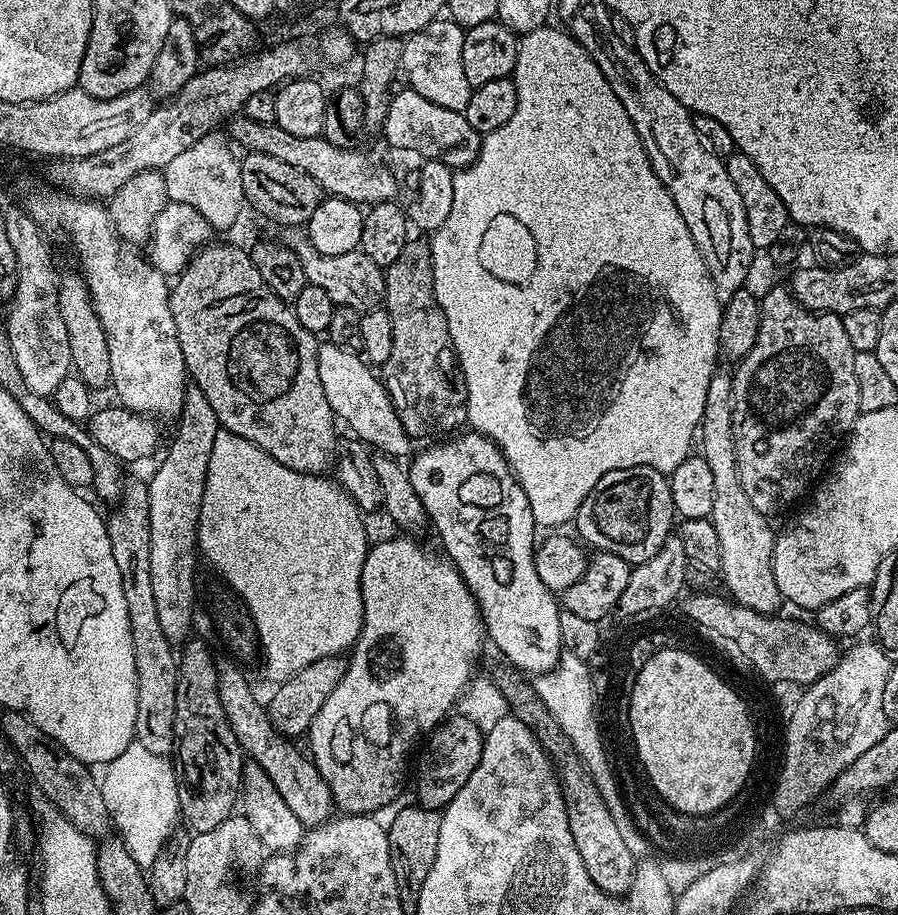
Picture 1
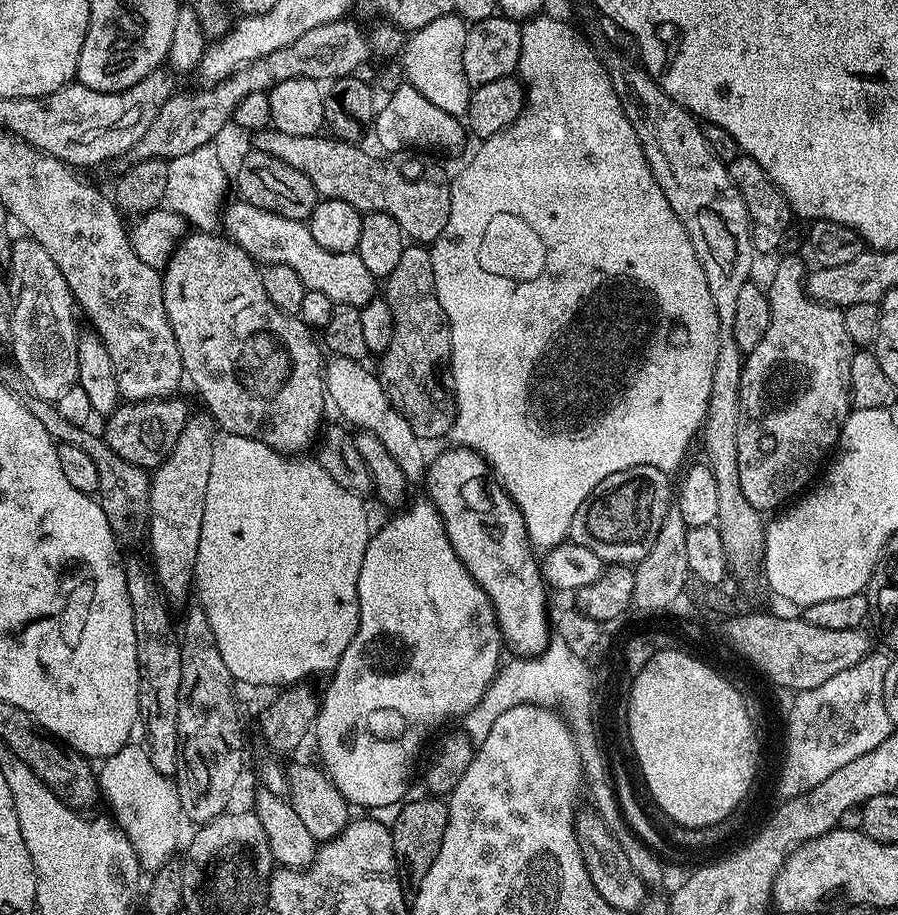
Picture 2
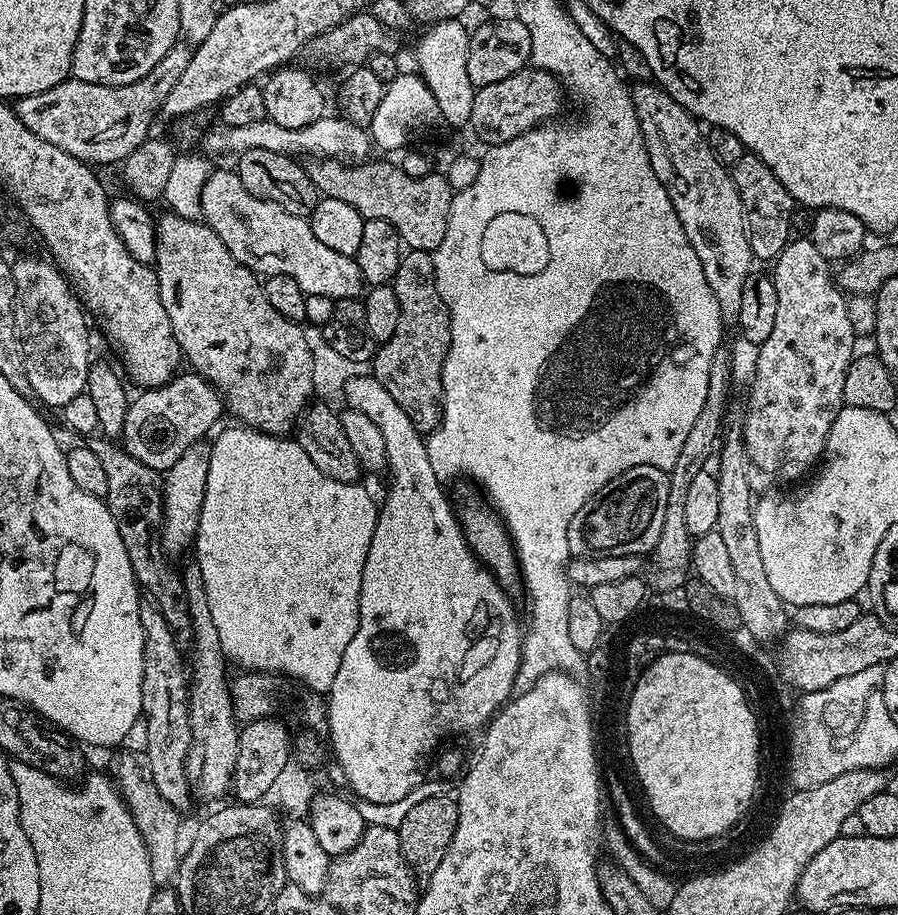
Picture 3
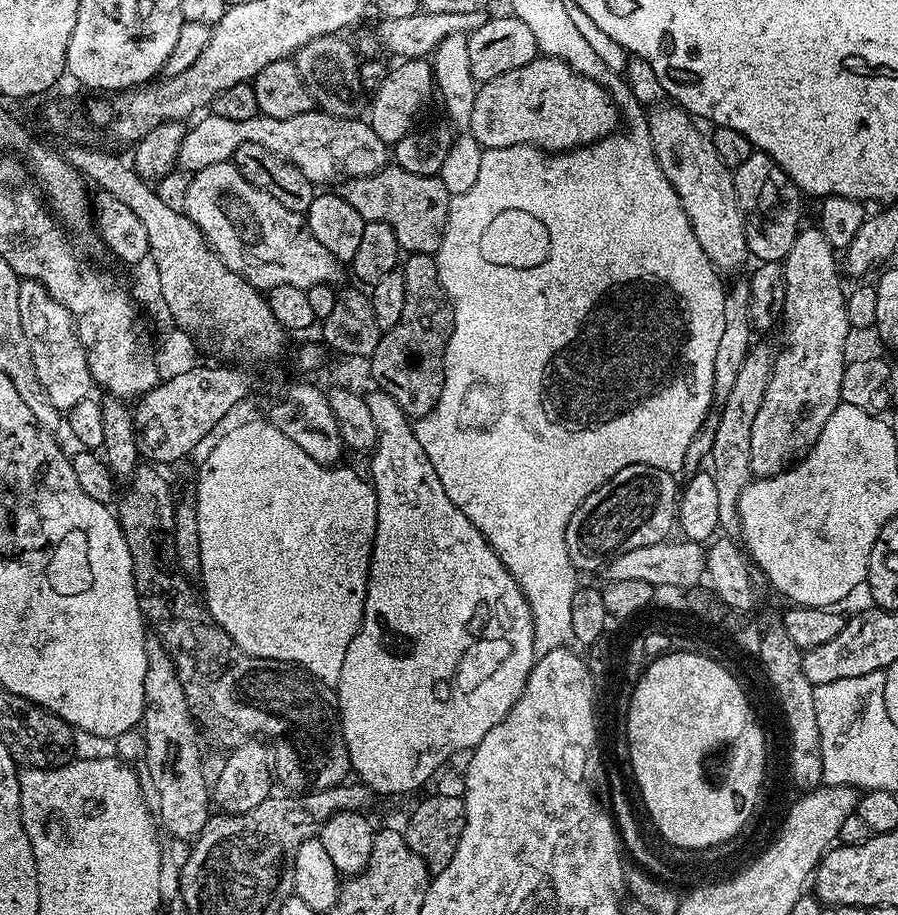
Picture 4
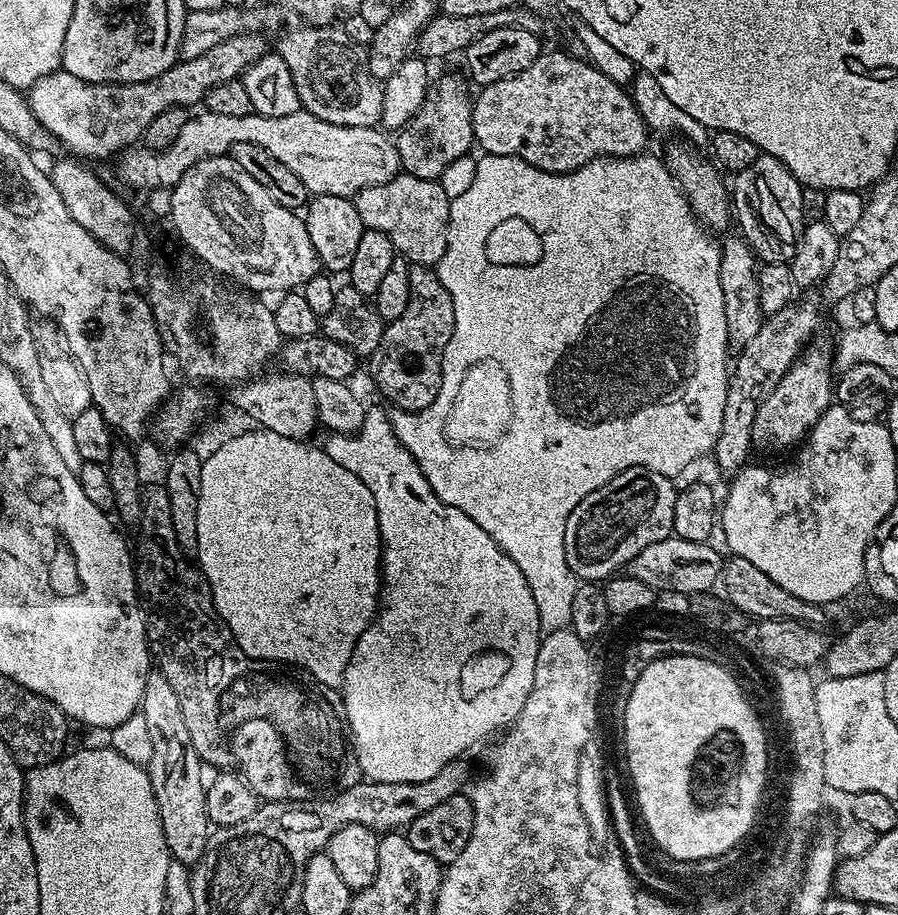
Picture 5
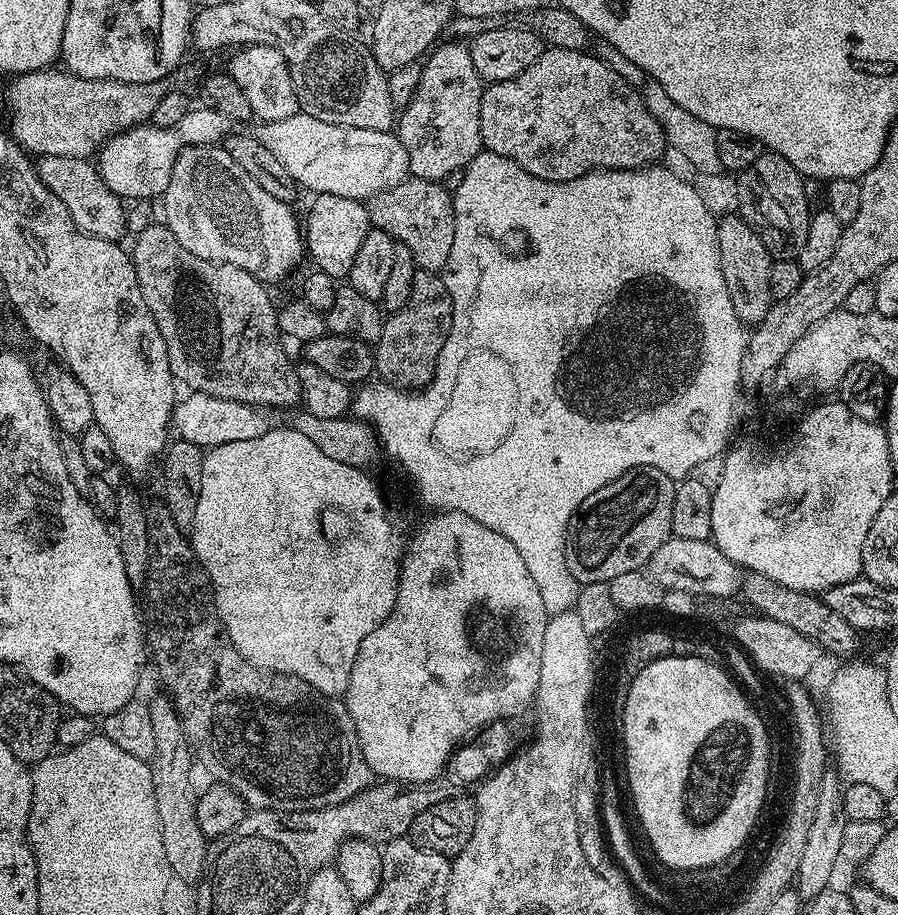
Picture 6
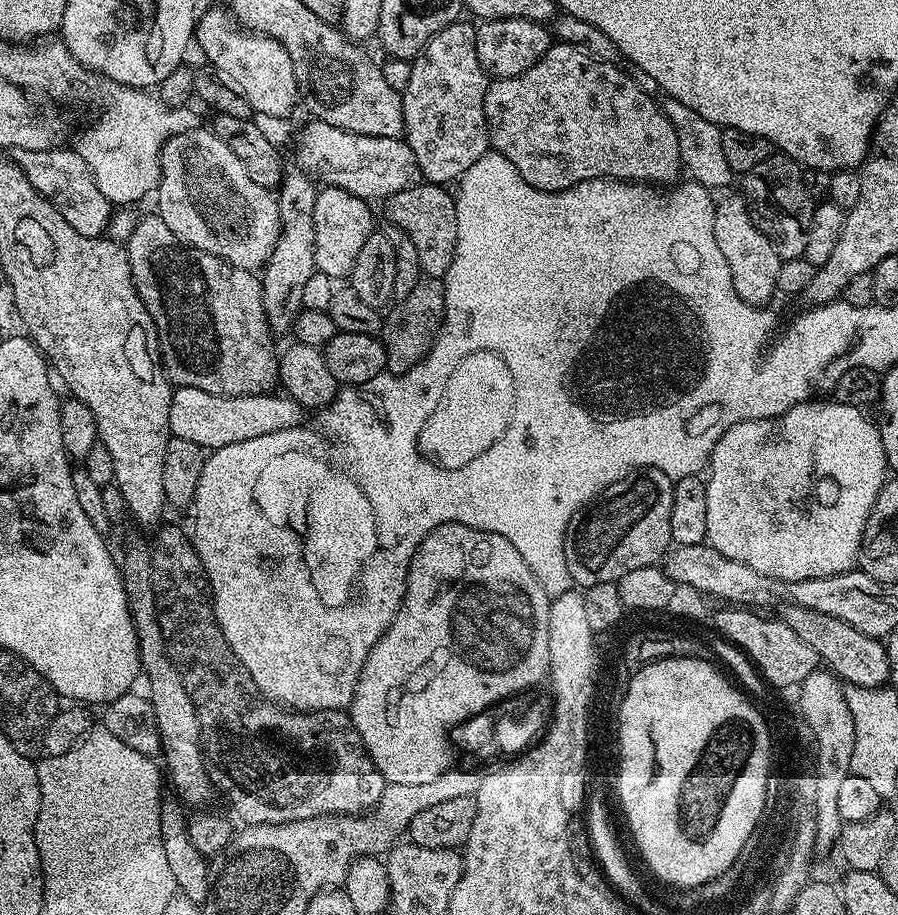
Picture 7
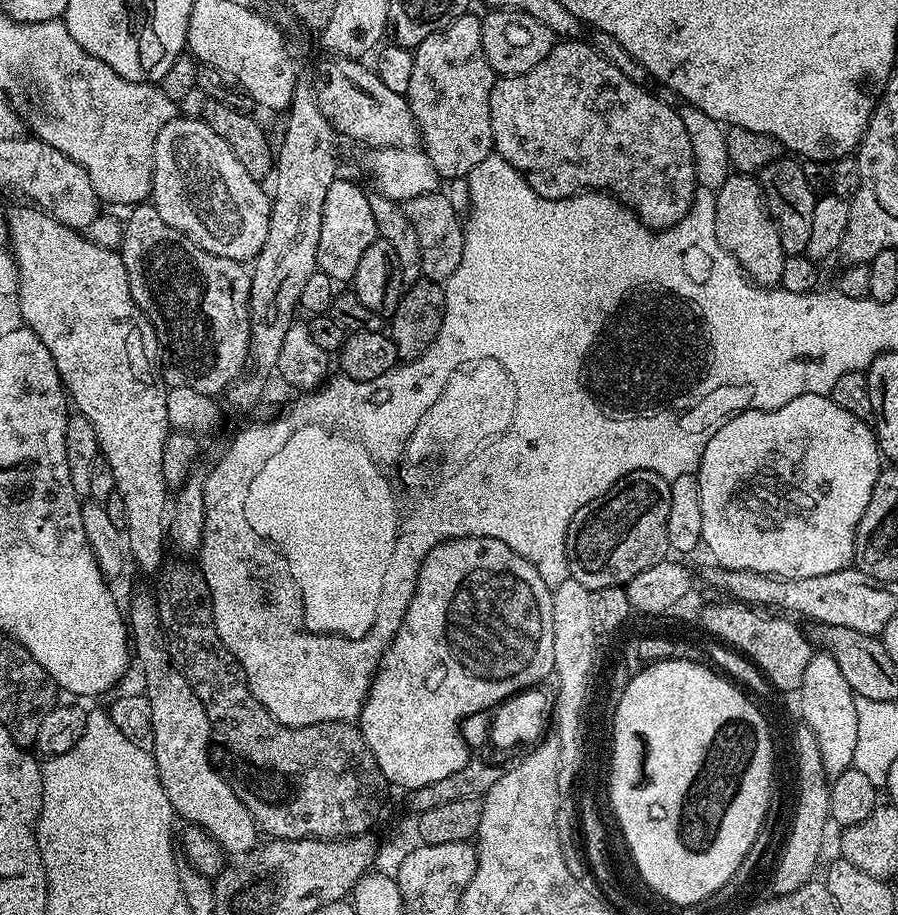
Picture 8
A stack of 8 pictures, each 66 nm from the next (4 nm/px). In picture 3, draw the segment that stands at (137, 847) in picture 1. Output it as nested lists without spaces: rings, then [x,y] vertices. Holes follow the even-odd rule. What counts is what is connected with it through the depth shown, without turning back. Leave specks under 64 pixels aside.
[[[124,752],[116,764],[114,783],[124,797],[126,806],[142,834],[142,842],[146,842],[146,850],[150,854],[150,870],[152,882],[156,886],[164,886],[176,876],[180,868],[180,818],[177,809],[170,807],[166,798],[158,792],[151,782],[149,773],[136,761],[132,752]]]

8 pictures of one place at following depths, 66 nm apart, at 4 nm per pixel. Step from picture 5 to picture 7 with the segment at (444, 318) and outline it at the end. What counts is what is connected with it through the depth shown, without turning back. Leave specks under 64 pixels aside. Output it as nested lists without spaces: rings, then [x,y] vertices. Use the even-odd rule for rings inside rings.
[[[421,278],[406,294],[404,300],[399,301],[391,311],[385,315],[382,320],[382,339],[386,358],[388,359],[387,371],[392,374],[409,372],[418,362],[422,362],[427,356],[428,351],[432,349],[432,344],[436,341],[436,336],[440,333],[440,327],[444,325],[444,281],[440,278]]]

